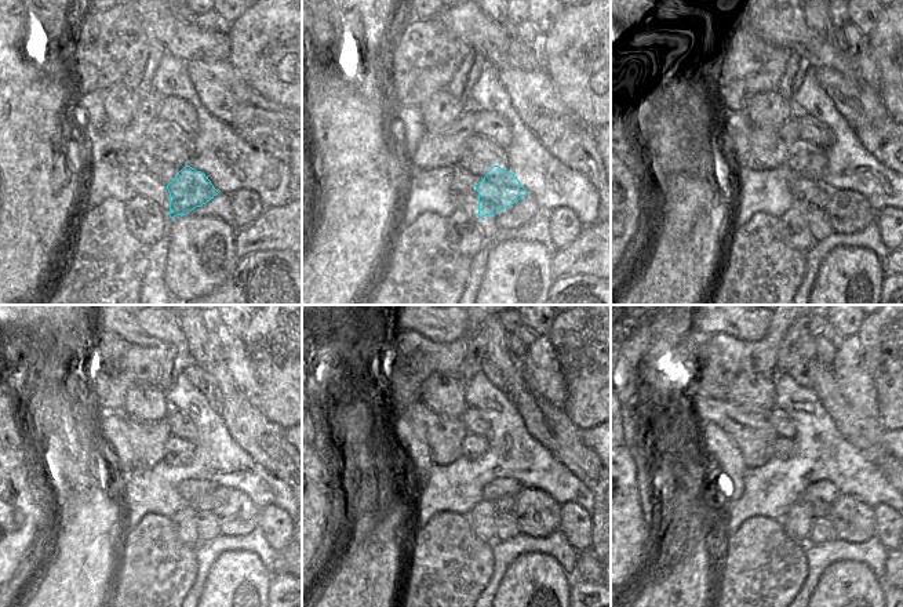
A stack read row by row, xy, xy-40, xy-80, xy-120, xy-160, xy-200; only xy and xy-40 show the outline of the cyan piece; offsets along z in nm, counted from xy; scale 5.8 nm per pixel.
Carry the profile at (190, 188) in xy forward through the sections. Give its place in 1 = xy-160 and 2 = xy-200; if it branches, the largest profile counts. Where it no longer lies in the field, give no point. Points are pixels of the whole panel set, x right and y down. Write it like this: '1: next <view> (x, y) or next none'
1: next xy-160 (536, 513)
2: next xy-200 (852, 520)

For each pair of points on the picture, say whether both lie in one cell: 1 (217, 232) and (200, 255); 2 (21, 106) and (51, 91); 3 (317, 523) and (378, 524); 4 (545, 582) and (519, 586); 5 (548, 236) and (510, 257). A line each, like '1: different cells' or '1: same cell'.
1: same cell
2: same cell
3: different cells
4: same cell
5: different cells

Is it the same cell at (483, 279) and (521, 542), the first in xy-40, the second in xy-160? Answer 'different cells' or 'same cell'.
different cells

